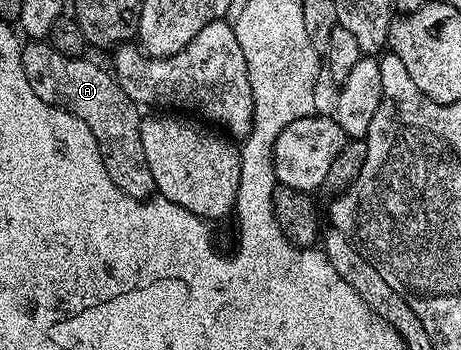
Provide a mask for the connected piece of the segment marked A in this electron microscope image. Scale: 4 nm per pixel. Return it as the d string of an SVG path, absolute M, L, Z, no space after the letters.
M35 39L27 44L22 46L22 51L23 70L25 79L29 79L29 87L33 87L35 94L45 103L57 105L87 124L89 131L93 131L93 139L97 139L99 154L105 163L105 171L109 171L109 179L113 179L113 183L121 187L121 191L125 191L127 197L150 198L155 193L155 184L153 183L153 171L149 171L149 163L145 163L145 147L141 147L140 106L131 101L129 95L125 95L118 80L108 70L107 74L101 66L94 65L93 62L83 57L61 55L43 39Z

